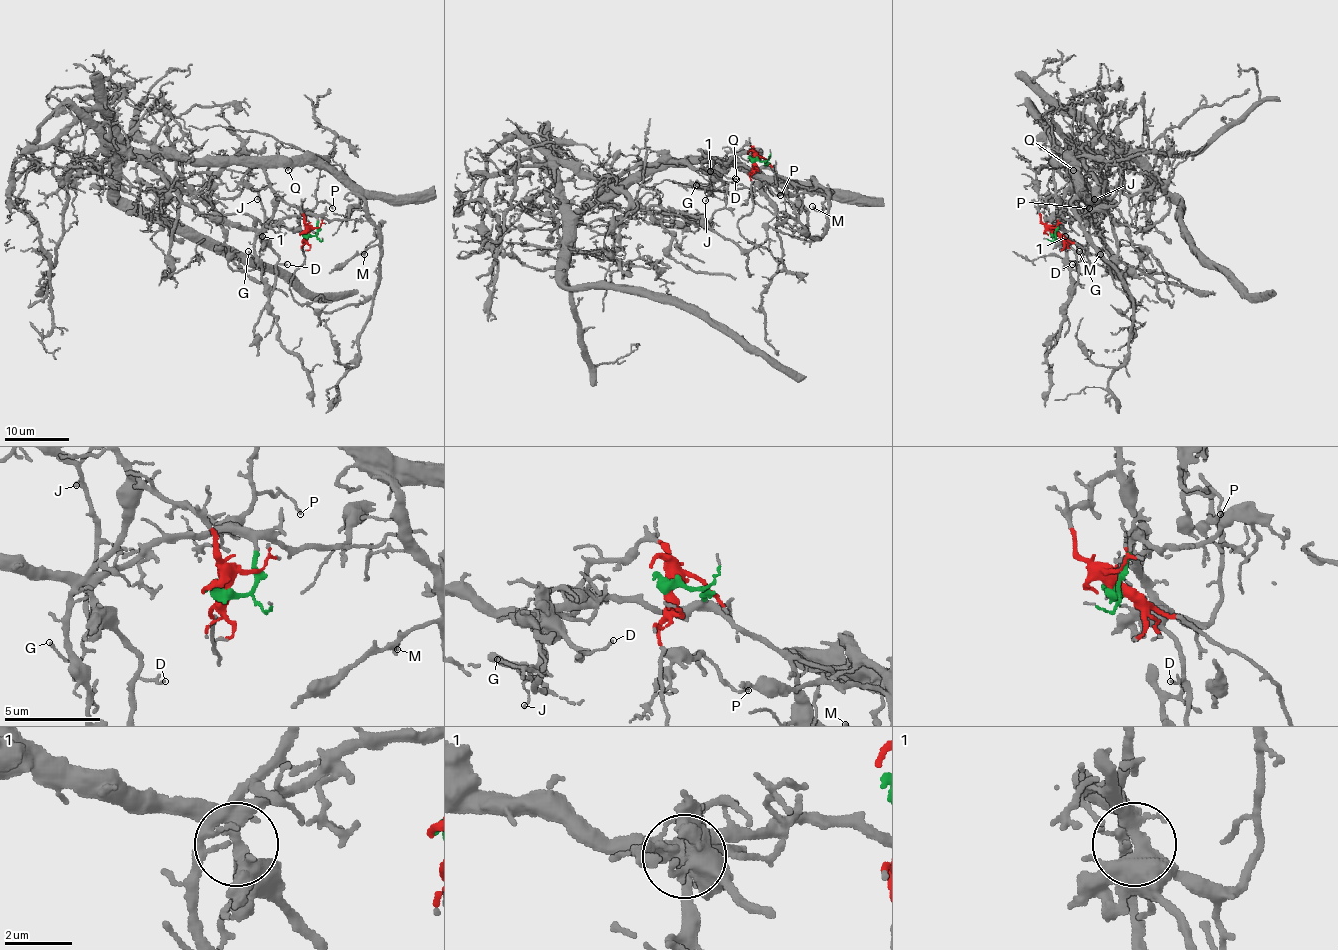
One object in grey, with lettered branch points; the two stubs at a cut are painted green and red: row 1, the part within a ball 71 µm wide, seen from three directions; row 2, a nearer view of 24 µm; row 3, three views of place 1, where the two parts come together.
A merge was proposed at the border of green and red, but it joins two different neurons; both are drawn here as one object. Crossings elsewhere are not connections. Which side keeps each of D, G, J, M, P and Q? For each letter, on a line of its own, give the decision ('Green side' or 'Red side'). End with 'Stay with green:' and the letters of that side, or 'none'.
D: Green side
G: Green side
J: Green side
M: Red side
P: Red side
Q: Red side
Stay with green: D, G, J

